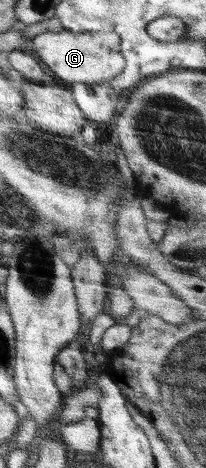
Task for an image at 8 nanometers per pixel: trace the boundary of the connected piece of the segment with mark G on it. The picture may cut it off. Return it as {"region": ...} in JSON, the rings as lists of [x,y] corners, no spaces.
{"region":[[[64,29],[62,32],[40,32],[32,39],[32,52],[36,52],[41,63],[46,64],[67,84],[104,84],[114,80],[125,68],[120,35],[110,30],[75,33]]]}

